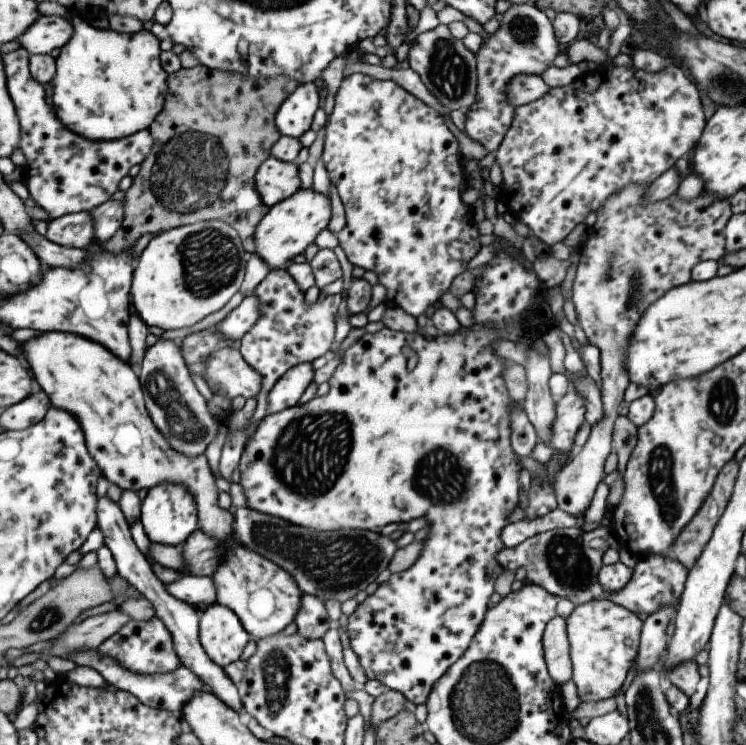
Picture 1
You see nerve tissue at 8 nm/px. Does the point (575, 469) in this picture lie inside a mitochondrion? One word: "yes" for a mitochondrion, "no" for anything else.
no

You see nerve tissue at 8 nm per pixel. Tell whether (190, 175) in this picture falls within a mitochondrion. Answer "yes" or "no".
yes

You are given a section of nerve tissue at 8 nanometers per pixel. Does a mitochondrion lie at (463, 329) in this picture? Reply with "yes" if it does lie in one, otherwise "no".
no

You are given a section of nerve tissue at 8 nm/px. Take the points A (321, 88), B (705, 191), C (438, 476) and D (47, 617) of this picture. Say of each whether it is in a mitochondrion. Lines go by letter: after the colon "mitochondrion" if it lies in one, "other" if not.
A: other
B: other
C: mitochondrion
D: mitochondrion

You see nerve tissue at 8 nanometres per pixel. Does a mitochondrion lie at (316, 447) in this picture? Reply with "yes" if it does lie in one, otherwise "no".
yes

